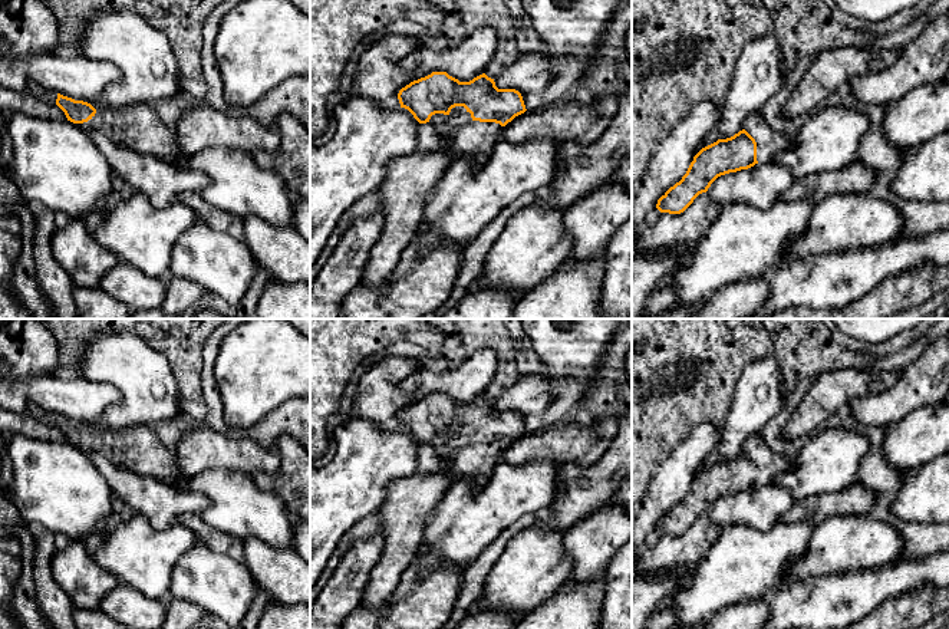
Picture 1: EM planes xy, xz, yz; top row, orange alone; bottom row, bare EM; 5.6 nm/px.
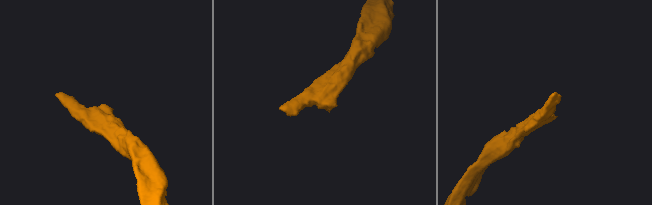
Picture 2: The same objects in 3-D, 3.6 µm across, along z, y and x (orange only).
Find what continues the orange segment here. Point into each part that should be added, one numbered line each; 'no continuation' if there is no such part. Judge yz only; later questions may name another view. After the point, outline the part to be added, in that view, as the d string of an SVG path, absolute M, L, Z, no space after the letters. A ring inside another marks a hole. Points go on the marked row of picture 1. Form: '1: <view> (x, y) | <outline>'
1: yz (770, 142) | M752 113L744 128L757 142L757 161L767 162L788 146L793 141L793 135L785 132L777 132L767 125L764 118L758 113Z

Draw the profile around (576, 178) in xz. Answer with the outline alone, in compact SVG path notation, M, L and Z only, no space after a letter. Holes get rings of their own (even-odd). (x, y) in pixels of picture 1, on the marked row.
M619 95L619 106L607 129L589 145L580 145L577 141L560 144L557 152L556 175L548 188L540 192L538 200L544 205L558 210L573 207L580 198L597 190L610 180L619 164L632 155L632 96Z

